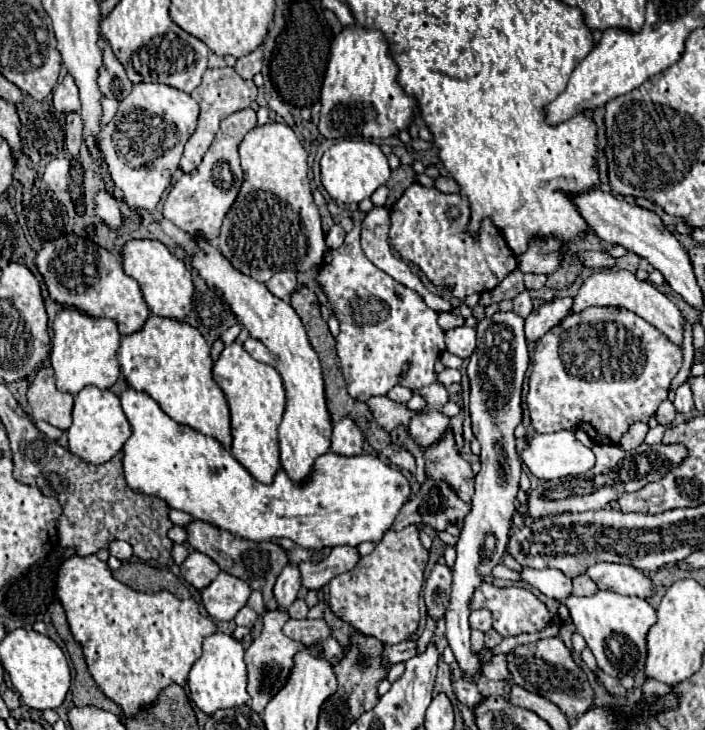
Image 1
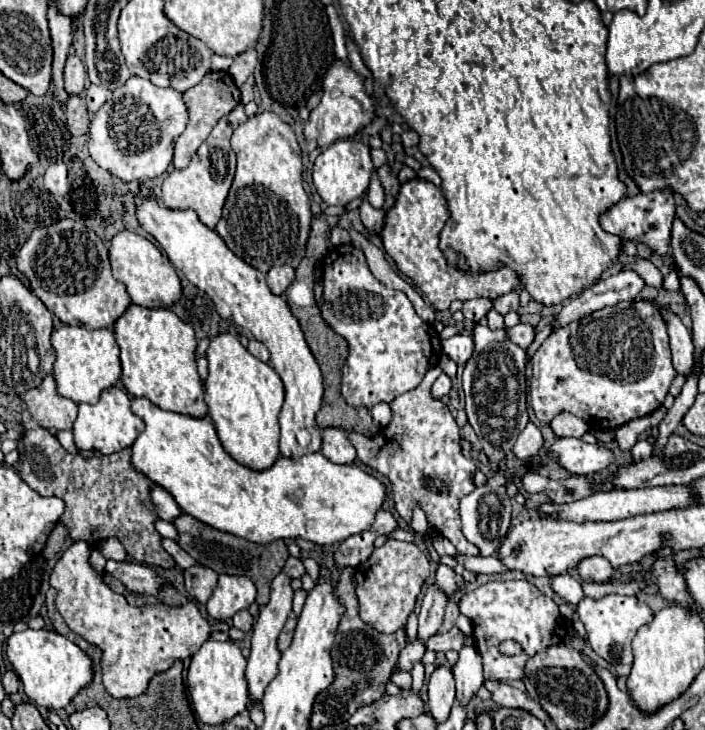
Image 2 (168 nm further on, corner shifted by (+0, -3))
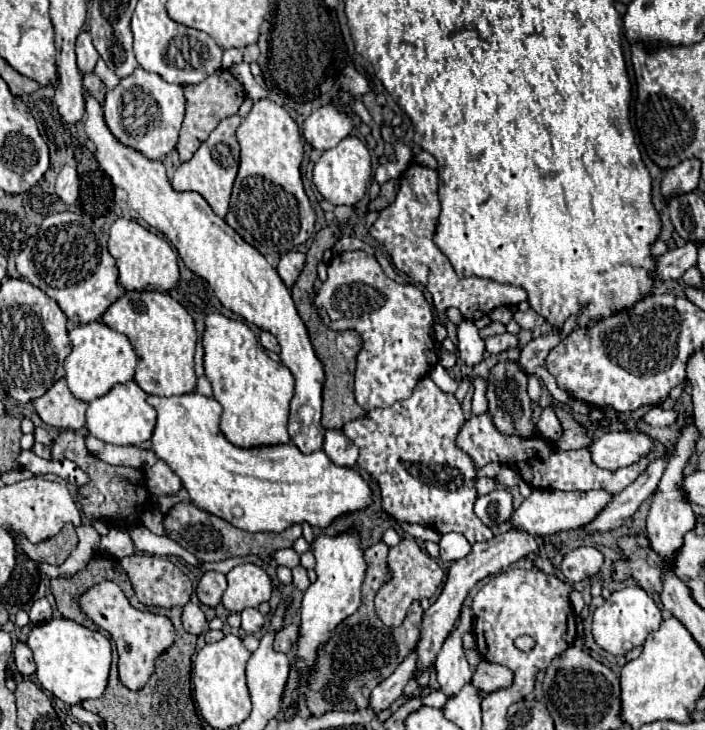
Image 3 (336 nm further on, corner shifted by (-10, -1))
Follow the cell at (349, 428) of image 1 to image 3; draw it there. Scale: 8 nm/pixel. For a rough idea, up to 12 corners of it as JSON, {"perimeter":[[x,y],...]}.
{"perimeter":[[325,431],[323,451],[353,467],[359,449],[341,431]]}

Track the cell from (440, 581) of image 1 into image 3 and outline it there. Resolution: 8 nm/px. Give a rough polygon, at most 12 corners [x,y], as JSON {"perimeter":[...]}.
{"perimeter":[[415,651],[383,679],[373,691],[369,705],[375,713],[395,703],[411,673]]}

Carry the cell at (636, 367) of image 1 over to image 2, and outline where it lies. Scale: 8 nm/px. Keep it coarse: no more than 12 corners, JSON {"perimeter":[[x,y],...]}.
{"perimeter":[[645,299],[559,327],[529,395],[611,431],[661,407],[677,375]]}

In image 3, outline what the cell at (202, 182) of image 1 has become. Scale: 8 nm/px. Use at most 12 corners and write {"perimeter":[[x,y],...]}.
{"perimeter":[[241,117],[223,119],[177,167],[175,191],[227,213],[239,169]]}

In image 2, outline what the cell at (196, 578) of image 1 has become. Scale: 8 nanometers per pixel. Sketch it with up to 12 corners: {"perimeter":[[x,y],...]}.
{"perimeter":[[203,565],[183,571],[185,589],[199,603],[207,603],[217,573]]}

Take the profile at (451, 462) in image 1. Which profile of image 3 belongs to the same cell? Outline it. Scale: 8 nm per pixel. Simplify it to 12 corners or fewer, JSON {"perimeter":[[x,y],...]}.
{"perimeter":[[423,377],[341,431],[399,521],[493,533],[475,517],[459,401]]}

